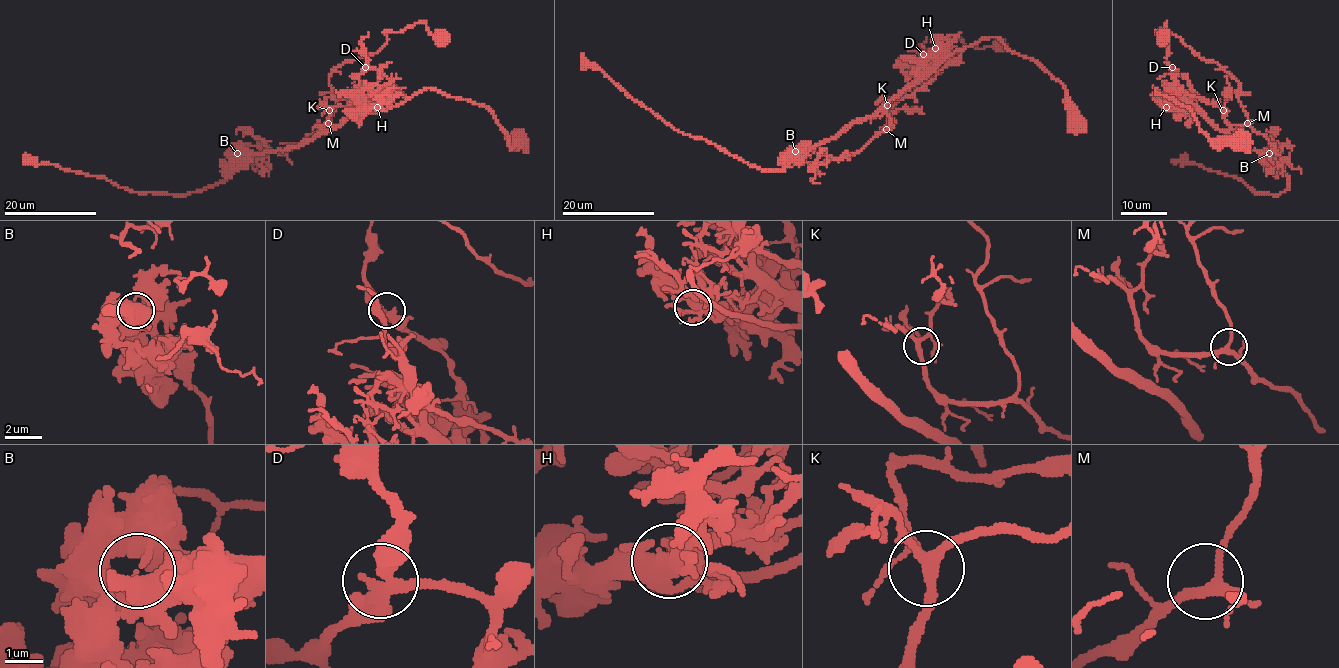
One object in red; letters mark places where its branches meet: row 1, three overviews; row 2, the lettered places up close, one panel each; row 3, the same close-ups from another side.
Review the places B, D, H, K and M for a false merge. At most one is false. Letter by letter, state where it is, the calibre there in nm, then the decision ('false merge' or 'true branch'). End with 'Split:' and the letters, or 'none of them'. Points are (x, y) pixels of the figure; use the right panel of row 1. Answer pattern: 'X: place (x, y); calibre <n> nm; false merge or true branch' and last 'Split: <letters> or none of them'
B: place (1269, 153); calibre 380 nm; false merge
D: place (1172, 67); calibre 320 nm; true branch
H: place (1166, 107); calibre 440 nm; true branch
K: place (1223, 110); calibre 260 nm; true branch
M: place (1247, 123); calibre 240 nm; true branch
Split: B

